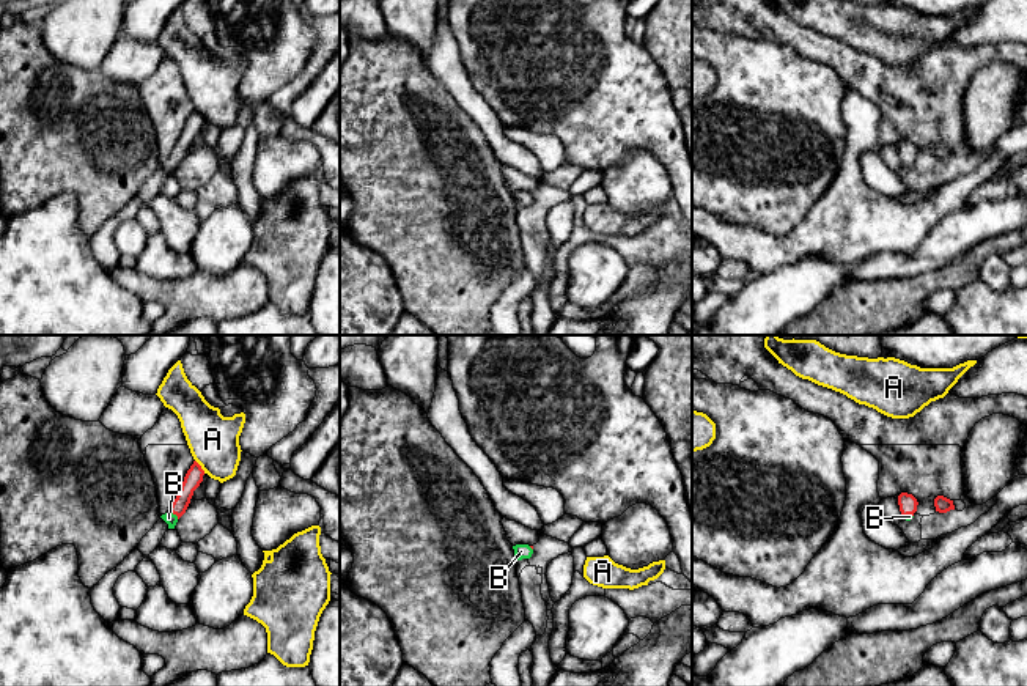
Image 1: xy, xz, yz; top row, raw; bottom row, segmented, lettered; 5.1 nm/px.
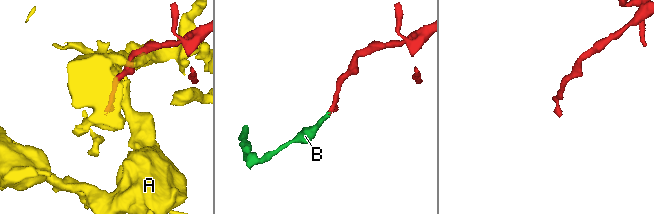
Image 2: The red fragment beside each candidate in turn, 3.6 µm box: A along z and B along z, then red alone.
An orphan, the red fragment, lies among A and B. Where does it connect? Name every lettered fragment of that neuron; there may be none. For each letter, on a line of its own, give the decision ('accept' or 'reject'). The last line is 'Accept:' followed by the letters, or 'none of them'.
A: reject
B: accept
Accept: B

